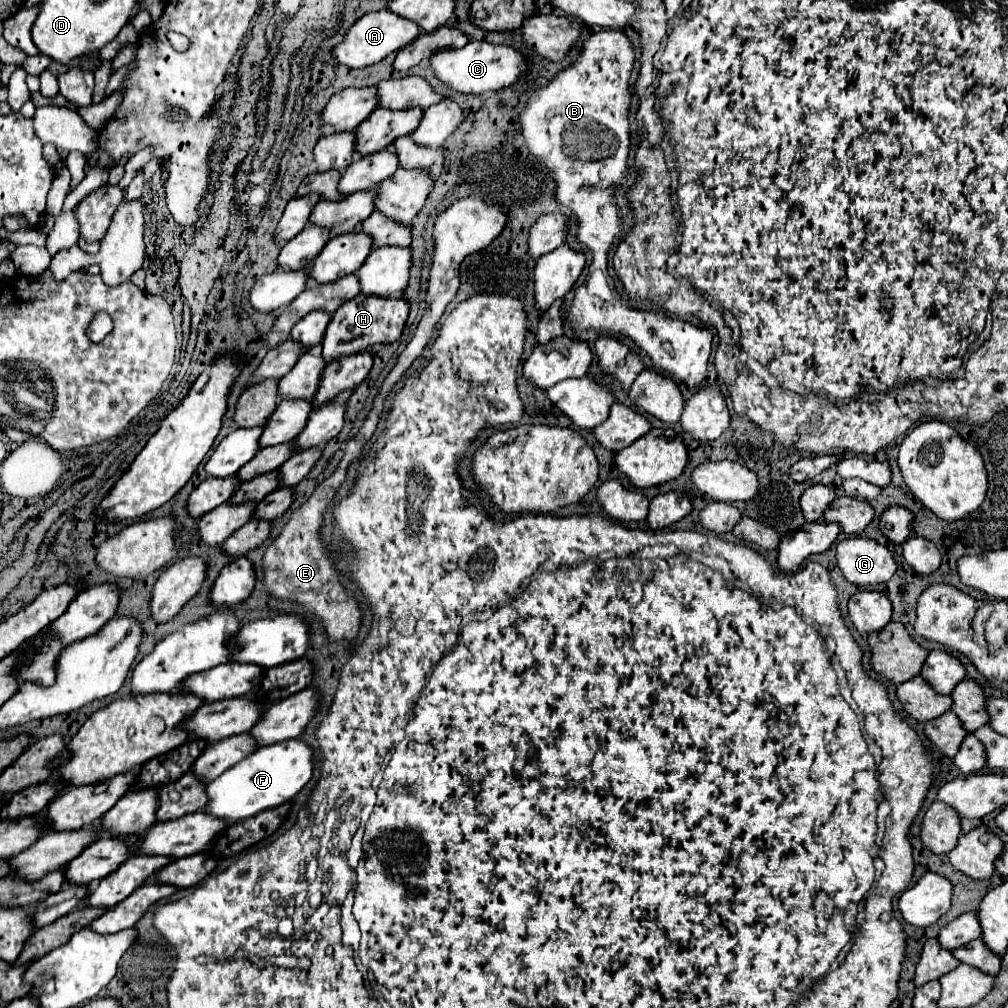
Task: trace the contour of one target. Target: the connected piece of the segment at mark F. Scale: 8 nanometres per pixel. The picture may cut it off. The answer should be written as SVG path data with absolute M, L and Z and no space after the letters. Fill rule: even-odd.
M299 739L281 741L269 747L255 749L251 755L247 755L243 761L227 769L223 775L219 775L215 781L211 781L205 789L207 793L207 805L205 813L213 815L227 825L233 825L237 821L249 819L261 811L275 809L283 803L287 803L291 797L295 797L305 783L311 779L313 773L313 751Z

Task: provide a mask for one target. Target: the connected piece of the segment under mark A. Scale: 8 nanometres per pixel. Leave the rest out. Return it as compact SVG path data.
M383 9L383 11L367 13L361 19L357 19L351 25L351 29L347 31L347 35L343 37L343 41L331 49L331 55L335 57L335 61L339 65L345 65L349 69L361 69L361 67L369 67L369 65L379 63L389 53L399 51L403 45L411 43L417 35L419 35L419 29L413 21L403 19L401 15L395 15L387 9Z

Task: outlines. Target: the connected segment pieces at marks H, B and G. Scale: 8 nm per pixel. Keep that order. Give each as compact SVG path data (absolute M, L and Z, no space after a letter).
M353 297L345 305L341 305L325 331L323 353L325 361L333 361L339 357L349 357L359 351L365 351L377 343L393 343L401 337L403 325L409 315L409 303L405 299L385 299L385 297Z
M597 31L589 33L583 41L579 59L569 67L561 69L553 81L537 89L525 109L519 115L521 135L525 147L537 157L555 181L555 199L569 207L577 217L575 241L593 253L593 262L604 262L607 266L607 251L613 247L615 237L621 231L619 213L613 205L613 189L625 179L627 155L629 155L629 77L635 63L635 51L623 31Z
M849 537L839 541L835 557L845 579L861 587L887 583L897 569L889 549L865 537Z

